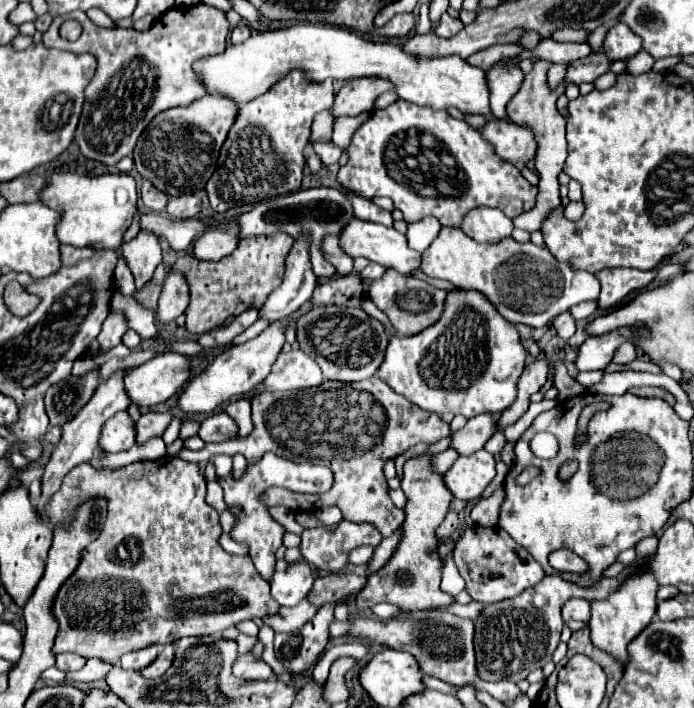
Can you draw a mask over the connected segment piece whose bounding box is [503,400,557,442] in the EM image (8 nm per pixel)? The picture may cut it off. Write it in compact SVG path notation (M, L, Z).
M541 400L541 402L537 402L537 404L531 404L529 410L527 410L517 422L513 422L511 426L507 426L507 428L503 430L503 432L505 432L505 438L507 438L509 442L517 442L517 440L523 436L523 432L531 426L531 422L533 422L541 412L551 410L555 404L557 404L555 400Z

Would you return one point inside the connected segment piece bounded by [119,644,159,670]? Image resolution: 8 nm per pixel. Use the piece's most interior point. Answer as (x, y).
(139, 659)

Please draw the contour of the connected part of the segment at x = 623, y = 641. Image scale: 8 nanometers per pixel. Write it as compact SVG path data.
M643 572L643 574L635 574L627 578L623 586L615 594L611 594L607 600L591 602L591 620L589 620L591 642L595 648L611 654L621 664L623 670L629 662L629 654L627 654L629 642L635 636L639 636L643 628L649 626L649 622L653 620L657 612L657 602L655 602L657 588L659 584L655 582L655 578L649 572Z

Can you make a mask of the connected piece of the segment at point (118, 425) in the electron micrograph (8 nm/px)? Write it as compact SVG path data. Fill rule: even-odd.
M119 412L111 420L107 420L99 438L99 448L105 454L129 450L133 444L135 444L135 424L127 412Z

